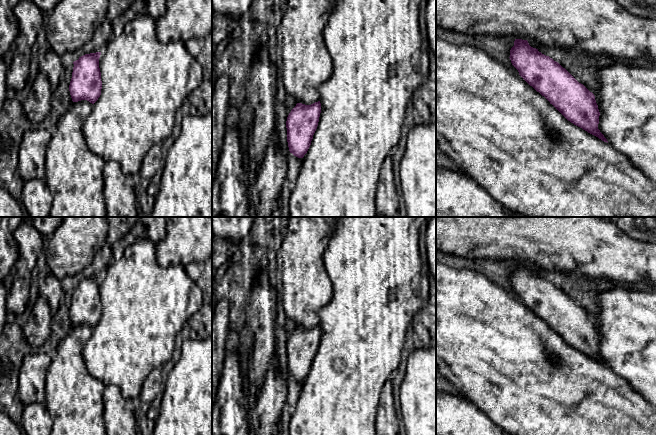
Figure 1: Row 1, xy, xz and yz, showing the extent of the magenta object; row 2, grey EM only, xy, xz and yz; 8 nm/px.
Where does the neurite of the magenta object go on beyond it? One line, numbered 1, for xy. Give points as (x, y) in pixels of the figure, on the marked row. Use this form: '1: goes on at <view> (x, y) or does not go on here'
1: goes on at xy (74, 175)

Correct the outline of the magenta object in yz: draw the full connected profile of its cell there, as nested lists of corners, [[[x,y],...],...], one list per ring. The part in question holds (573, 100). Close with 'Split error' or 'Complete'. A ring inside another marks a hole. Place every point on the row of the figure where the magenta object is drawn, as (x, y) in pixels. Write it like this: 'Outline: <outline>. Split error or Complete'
Outline: [[[436,37],[436,144],[441,152],[504,208],[525,217],[656,217],[656,182],[645,174],[643,168],[635,166],[627,155],[612,147],[600,132],[600,112],[594,94],[558,62],[531,47],[527,40],[515,39],[509,58],[518,74],[493,58],[482,43],[455,45]]]. Split error

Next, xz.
Outline: [[[283,0],[283,17],[277,29],[282,64],[278,68],[286,92],[298,101],[287,117],[290,153],[303,158],[317,129],[321,113],[318,87],[333,73],[333,62],[324,43],[324,29],[337,0]]]. Split error

